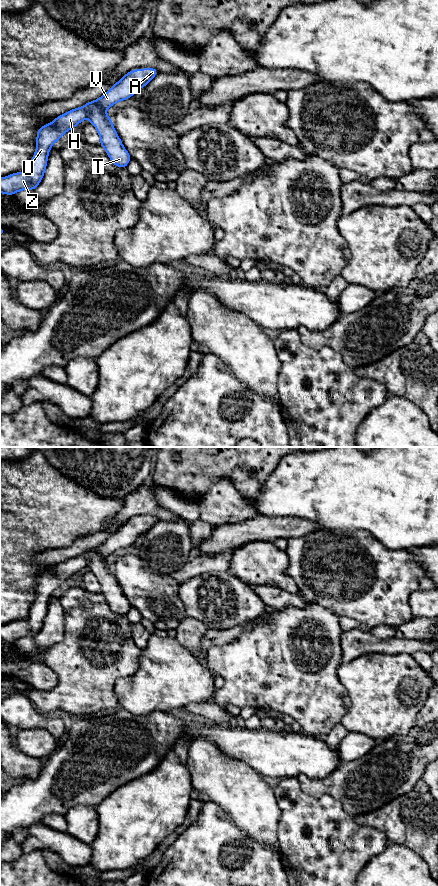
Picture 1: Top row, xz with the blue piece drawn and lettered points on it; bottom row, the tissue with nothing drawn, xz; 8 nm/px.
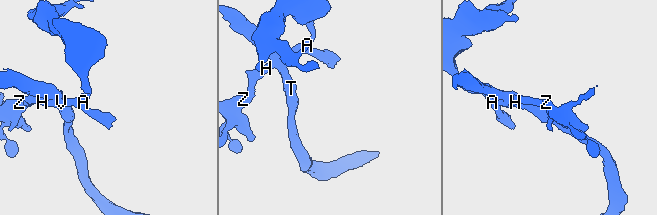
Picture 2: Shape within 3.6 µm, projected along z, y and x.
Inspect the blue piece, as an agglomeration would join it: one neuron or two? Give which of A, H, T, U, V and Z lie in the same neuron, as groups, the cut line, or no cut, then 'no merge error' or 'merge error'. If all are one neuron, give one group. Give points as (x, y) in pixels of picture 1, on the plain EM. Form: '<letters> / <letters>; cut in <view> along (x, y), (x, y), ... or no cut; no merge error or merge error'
A H U V Z / T; cut in xz along (94, 549), (105, 559); merge error

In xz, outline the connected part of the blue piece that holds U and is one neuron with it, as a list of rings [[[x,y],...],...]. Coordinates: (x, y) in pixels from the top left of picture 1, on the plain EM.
[[[84,554],[72,557],[37,578],[36,598],[27,621],[17,620],[0,626],[0,641],[14,643],[22,638],[34,638],[41,630],[47,615],[51,594],[67,579],[87,566]]]

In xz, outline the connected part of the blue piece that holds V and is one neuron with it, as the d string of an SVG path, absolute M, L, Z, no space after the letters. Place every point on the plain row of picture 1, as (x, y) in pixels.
M155 516L131 518L101 545L95 548L98 555L107 558L115 551L132 545L139 536L144 536L158 522Z

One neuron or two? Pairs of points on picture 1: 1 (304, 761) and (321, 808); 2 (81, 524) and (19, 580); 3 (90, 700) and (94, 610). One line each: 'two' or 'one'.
1: two
2: one
3: one

